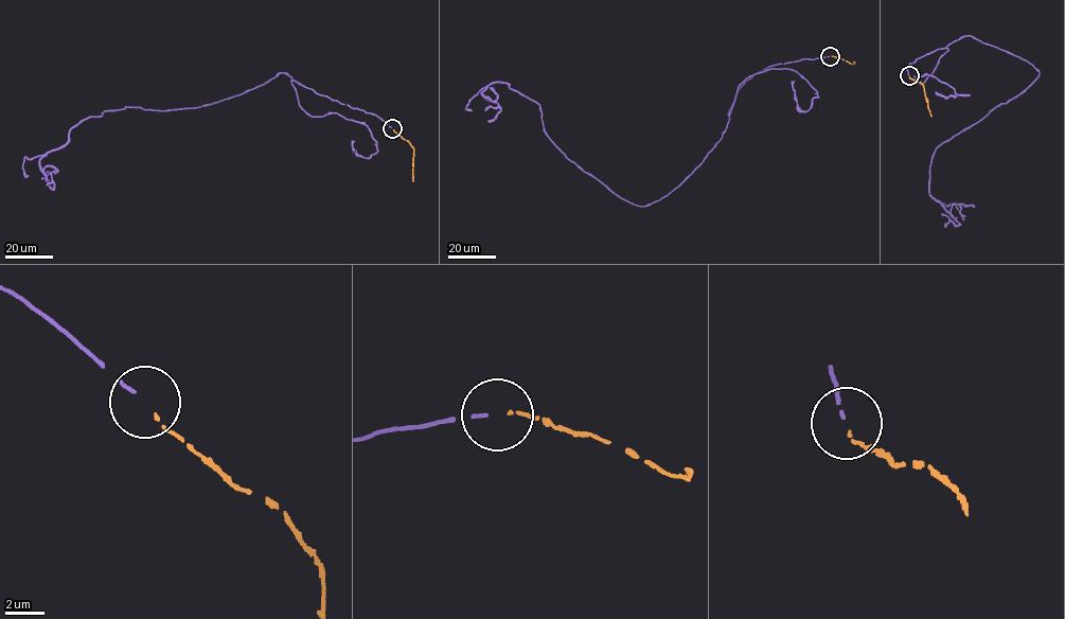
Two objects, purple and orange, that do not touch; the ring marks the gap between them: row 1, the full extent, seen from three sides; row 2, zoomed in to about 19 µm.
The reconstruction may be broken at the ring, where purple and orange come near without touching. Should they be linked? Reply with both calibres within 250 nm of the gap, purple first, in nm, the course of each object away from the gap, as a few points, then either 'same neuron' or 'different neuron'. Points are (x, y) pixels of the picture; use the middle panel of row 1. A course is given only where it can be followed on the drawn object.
calibres 170 and 110 nm; course purple (829, 56), (755, 73), (703, 162), (643, 207), (567, 158), (539, 105), (493, 87); course orange (831, 56), (853, 64), (854, 62); same neuron

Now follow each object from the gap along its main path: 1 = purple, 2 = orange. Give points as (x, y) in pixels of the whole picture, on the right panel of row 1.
1: (908, 75), (917, 59), (971, 36), (1040, 72), (935, 152), (929, 195), (959, 224), (941, 214)
2: (909, 76), (924, 87), (930, 117)

